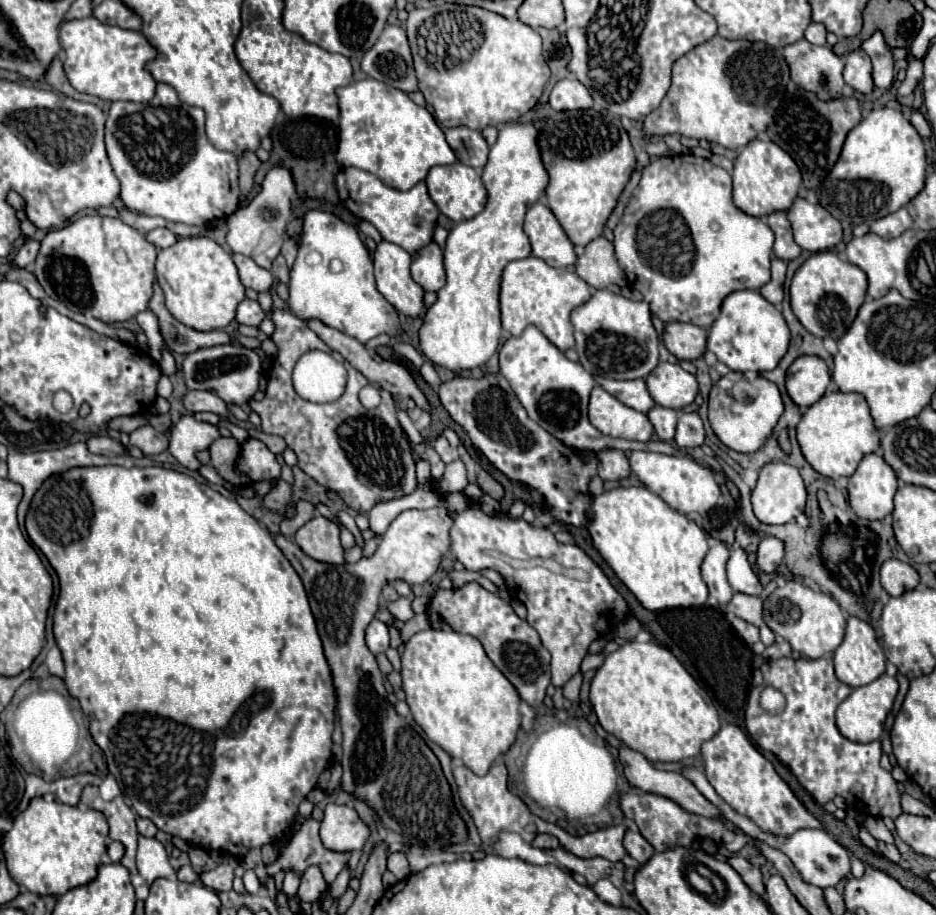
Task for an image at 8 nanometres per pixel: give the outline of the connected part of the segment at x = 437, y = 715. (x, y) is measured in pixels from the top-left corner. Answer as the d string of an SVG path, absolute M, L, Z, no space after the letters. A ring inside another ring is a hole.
M425 629L405 643L401 665L401 687L415 723L443 751L463 759L475 775L487 773L491 761L515 741L521 725L521 701L507 677L495 669L483 645L471 635Z

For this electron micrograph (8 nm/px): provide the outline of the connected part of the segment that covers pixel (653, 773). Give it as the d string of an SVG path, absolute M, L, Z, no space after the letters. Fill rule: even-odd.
M621 747L619 749L619 761L623 765L623 771L625 771L625 777L629 781L631 787L635 789L641 789L645 793L657 793L657 795L663 795L663 797L671 797L675 803L683 805L683 809L691 811L691 813L697 813L697 815L707 815L707 817L721 817L721 813L717 811L717 807L713 803L709 803L699 791L697 787L685 779L681 773L673 773L673 771L659 771L655 769L641 753L629 749L629 747Z

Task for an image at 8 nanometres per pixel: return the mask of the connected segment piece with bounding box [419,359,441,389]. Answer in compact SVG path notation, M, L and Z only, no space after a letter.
M425 359L425 363L419 367L419 373L421 373L421 377L423 377L431 387L435 387L435 389L439 387L439 383L441 383L441 381L439 381L437 371L435 371L435 367L433 367L433 363L431 363L431 361L427 361L427 359Z

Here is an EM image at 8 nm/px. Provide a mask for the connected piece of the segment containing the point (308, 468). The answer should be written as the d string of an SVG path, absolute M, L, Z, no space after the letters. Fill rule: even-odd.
M273 309L271 315L275 323L275 331L271 341L277 345L277 367L271 369L269 385L263 401L251 401L251 409L261 417L261 431L273 433L285 439L287 447L295 451L297 465L319 485L337 493L347 507L369 513L377 503L387 499L399 499L403 495L411 495L417 489L415 477L415 459L411 443L397 419L397 409L393 405L391 393L379 387L381 405L375 409L365 409L359 403L359 389L369 385L369 381L351 367L337 351L329 349L309 327L305 321L299 321L293 313ZM307 351L325 351L337 361L341 361L349 373L349 383L345 393L333 403L309 403L299 399L293 383L291 371L297 359Z

